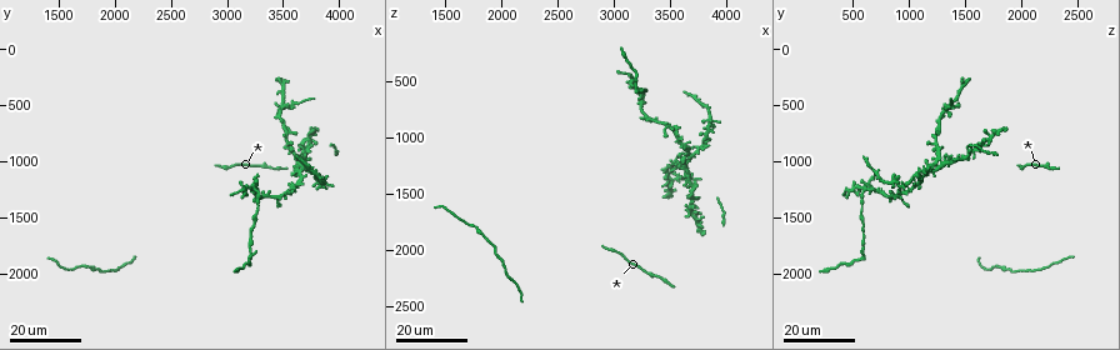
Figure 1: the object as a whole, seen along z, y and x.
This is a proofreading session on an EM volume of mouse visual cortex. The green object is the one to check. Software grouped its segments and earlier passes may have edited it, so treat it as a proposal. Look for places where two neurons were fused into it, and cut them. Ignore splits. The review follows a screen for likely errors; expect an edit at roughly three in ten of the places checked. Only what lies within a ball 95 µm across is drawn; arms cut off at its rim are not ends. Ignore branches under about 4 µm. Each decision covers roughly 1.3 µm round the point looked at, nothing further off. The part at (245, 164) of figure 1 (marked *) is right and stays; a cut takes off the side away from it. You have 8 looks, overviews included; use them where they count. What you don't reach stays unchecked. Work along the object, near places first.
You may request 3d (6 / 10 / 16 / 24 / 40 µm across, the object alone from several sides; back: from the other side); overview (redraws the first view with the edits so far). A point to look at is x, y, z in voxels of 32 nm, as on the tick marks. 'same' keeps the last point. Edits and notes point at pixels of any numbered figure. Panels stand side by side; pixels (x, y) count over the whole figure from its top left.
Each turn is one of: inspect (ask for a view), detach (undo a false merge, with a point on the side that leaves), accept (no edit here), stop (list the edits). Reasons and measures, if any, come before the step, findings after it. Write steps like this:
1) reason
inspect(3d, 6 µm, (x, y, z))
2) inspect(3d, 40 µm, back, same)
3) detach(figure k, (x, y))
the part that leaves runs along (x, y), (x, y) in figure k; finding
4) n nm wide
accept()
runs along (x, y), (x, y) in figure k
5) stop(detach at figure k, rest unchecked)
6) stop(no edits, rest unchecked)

four-way junction
inspect(3d, 24 µm, (3440, 1320, 900))

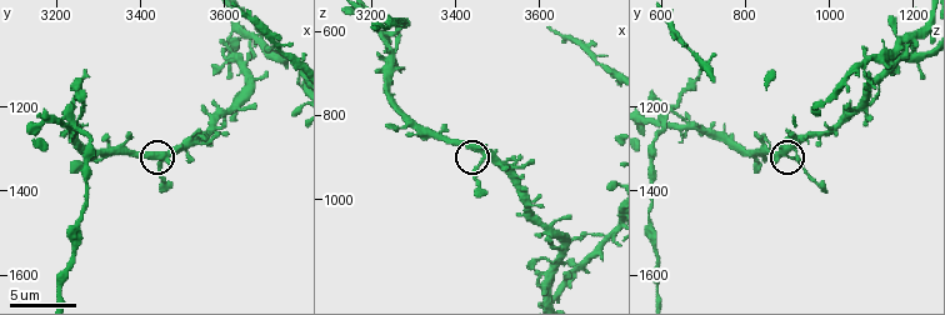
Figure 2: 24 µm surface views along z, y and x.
inspect(3d, 10 µm, (3470, 1315, 895))

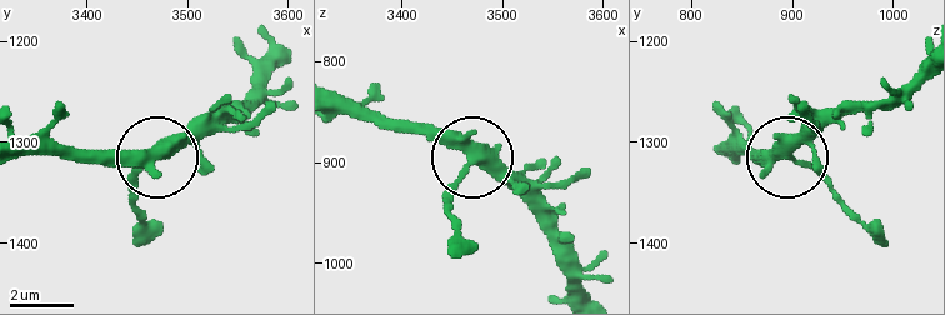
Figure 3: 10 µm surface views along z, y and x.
from behind
inspect(3d, 10 µm, back, (3466, 1316, 896))

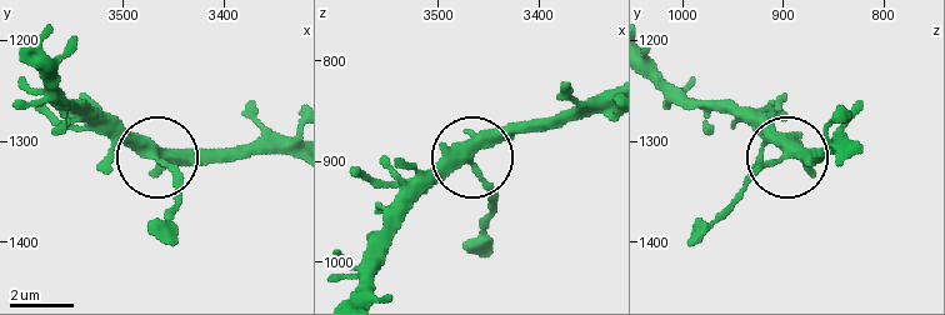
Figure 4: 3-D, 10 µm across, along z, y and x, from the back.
accept()
runs along (349, 290), (389, 225), (468, 159), (486, 194), (486, 231) in figure 4; all the same neuron

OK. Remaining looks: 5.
inspect(3d, 24 µm, (3720, 860, 1560))

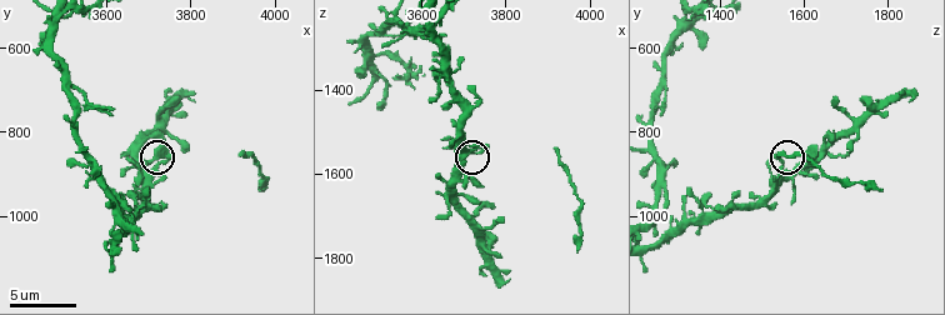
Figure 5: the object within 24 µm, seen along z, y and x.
inspect(3d, 6 µm, (3720, 880, 1545))

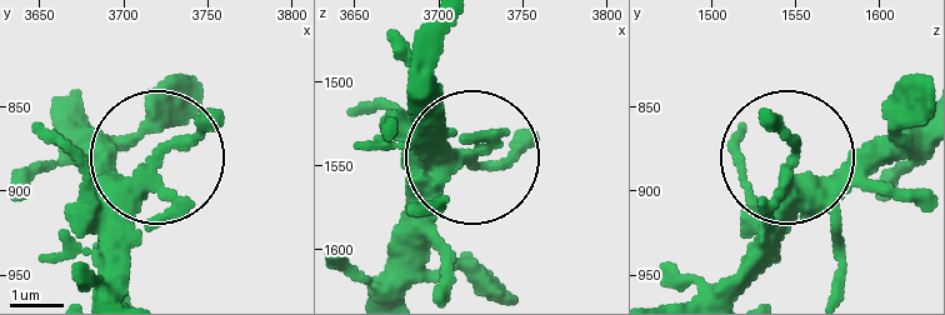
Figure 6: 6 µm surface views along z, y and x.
accept()
continuous, no second neuron

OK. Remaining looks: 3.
four or more arms meet
inspect(3d, 6 µm, (3480, 540, 1320))

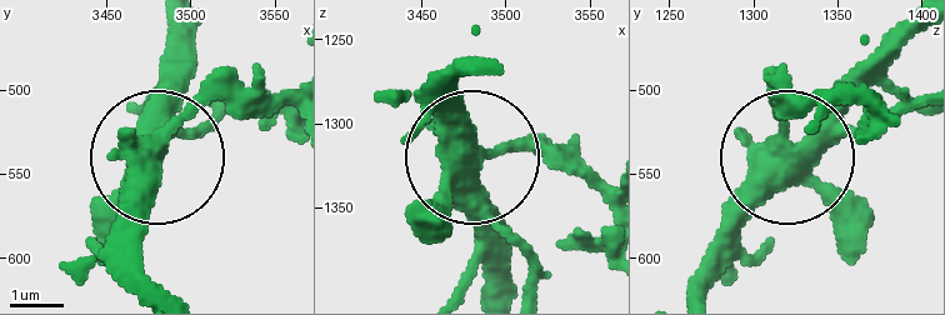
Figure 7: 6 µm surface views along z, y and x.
inspect(3d, 6 µm, back, (3480, 532, 1324))

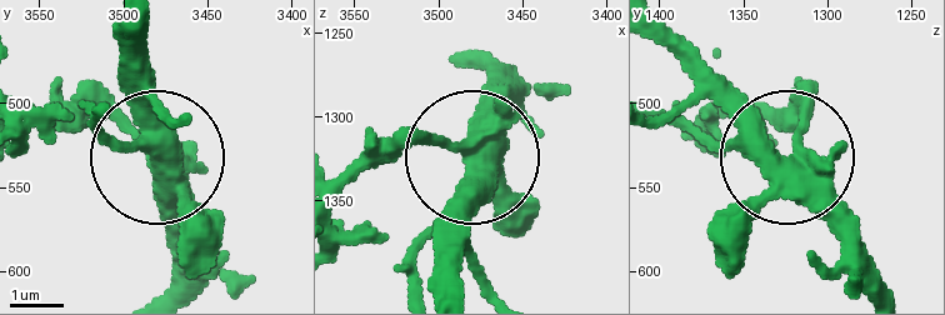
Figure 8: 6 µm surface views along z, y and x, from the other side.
5 arms
detach(figure 8, (421, 140))
a second neuron is stuck on

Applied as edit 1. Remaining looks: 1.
looks like a crossing
inspect(3d, 16 µm, (3240, 1245, 600))

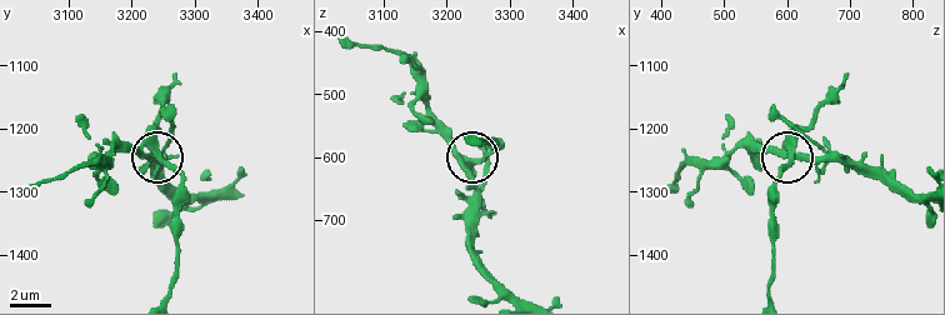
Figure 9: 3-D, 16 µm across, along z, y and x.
330 nm wide
detach(figure 9, (153, 134))
the part that leaves runs along (141, 149), (154, 150), (180, 180), (180, 271), (171, 291) in figure 9; a second neuron is stuck on

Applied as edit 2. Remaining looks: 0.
stop(detach at figure 8, detach at figure 9, rest unchecked)

